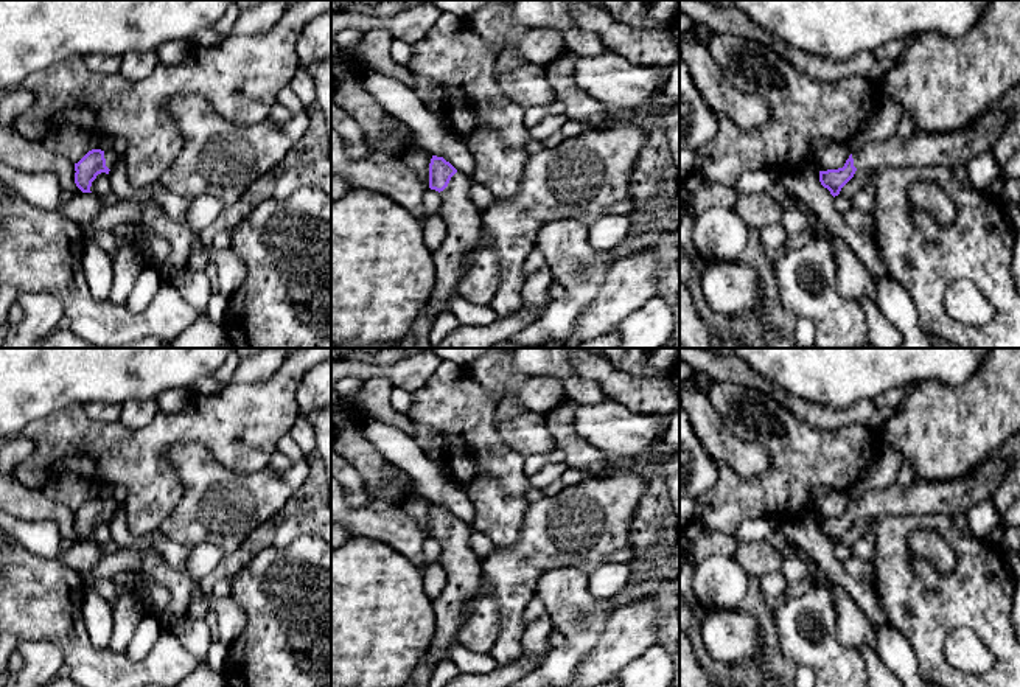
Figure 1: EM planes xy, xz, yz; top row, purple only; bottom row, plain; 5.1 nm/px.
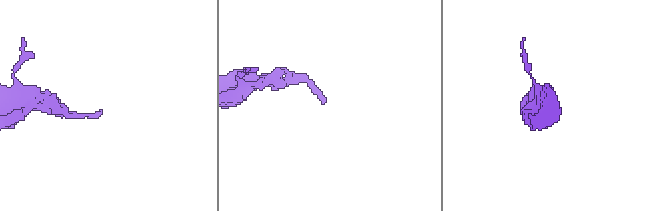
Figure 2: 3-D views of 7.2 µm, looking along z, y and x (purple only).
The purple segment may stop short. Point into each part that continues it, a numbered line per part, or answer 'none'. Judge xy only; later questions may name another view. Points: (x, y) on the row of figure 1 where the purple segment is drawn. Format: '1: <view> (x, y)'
1: xy (111, 157)

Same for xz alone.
1: xz (462, 219)

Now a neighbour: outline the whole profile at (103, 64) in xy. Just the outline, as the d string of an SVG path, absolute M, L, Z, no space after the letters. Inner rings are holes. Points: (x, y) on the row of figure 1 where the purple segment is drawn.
M87 54L84 56L84 64L100 75L118 75L121 65L121 56L107 56L107 54Z

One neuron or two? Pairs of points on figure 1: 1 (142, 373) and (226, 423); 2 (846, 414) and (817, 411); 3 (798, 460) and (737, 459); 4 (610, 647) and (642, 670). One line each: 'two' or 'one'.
1: two
2: one
3: two
4: two

